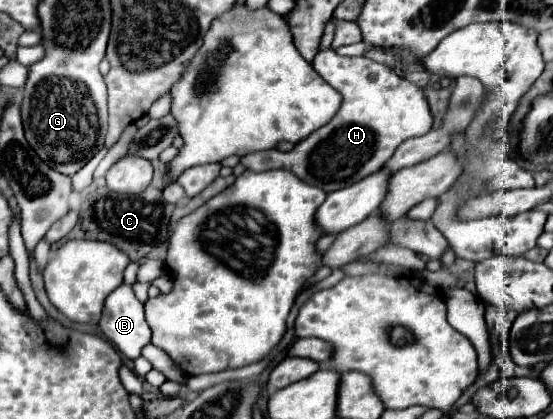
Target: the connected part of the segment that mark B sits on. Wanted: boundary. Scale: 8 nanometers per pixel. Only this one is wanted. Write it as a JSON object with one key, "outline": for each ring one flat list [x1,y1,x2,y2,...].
{"outline":[[121,284,107,296,99,328,103,336,131,360,141,356,141,348,151,340,143,304,135,298,129,284]]}

